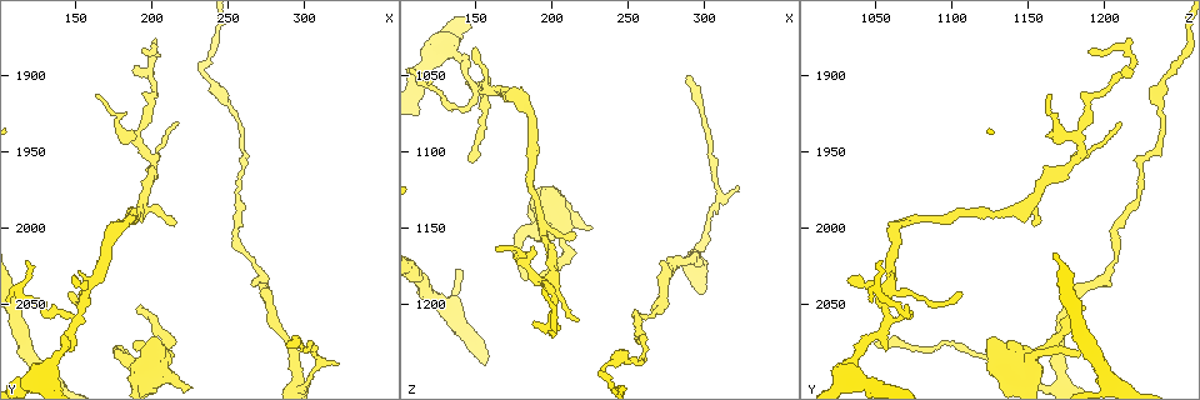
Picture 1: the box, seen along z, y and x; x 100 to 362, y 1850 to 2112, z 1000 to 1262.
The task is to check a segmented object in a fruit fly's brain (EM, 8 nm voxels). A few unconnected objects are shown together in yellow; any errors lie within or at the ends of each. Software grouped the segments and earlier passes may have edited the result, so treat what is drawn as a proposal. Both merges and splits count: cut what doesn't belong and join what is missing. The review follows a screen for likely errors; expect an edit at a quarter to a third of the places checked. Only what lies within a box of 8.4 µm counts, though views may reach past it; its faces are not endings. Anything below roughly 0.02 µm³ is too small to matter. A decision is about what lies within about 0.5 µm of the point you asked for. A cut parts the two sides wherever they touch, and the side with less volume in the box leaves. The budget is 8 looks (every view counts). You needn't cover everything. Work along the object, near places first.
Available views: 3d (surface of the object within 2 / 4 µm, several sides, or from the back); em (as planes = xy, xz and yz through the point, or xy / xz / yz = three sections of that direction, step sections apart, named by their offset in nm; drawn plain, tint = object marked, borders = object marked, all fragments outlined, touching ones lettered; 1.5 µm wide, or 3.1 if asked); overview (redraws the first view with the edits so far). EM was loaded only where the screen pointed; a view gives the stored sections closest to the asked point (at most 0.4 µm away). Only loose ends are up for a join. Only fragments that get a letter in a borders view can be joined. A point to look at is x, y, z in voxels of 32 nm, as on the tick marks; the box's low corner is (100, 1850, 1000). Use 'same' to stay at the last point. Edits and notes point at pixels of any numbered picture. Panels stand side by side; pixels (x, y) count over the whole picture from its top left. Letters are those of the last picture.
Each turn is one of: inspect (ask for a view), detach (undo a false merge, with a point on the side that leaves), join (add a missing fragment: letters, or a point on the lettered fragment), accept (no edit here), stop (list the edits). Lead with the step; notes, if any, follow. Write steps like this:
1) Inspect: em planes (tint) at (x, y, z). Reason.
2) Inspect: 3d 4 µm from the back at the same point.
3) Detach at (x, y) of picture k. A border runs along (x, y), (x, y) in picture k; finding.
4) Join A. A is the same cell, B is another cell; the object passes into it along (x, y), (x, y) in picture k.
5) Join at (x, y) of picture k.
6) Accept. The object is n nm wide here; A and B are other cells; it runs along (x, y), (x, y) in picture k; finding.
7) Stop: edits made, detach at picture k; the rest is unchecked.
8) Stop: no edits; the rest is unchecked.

Inspect: 3d 2 µm at (216, 1932, 1212). Thin end.

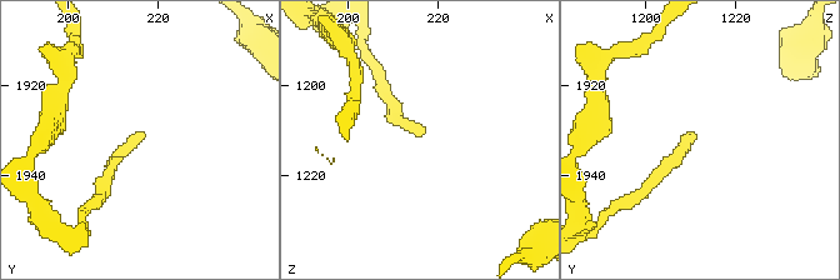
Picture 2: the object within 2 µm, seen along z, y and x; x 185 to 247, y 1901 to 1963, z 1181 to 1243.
Inspect: em yz step 4 (borders) at (216, 1930, 1211). Need the tissue.

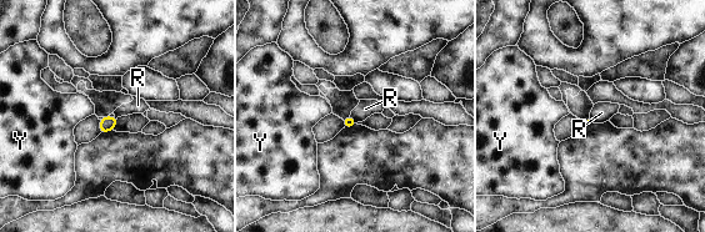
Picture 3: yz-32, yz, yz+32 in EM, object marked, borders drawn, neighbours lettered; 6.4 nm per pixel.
Accept. The longest contact is with R, 70 nm; R and Y are other cells; none of them fits.

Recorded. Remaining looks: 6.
Inspect: em planes (borders) at (182, 2082, 1182). Free end.

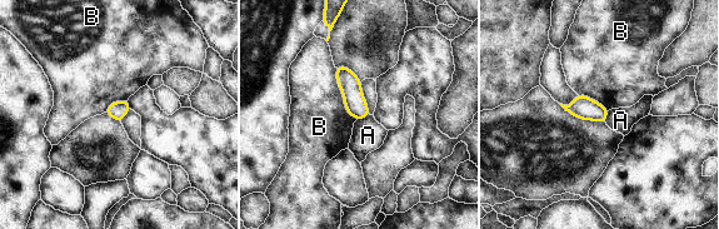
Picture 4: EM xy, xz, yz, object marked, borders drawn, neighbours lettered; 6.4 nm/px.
Accept. The object is 110 nm wide here; A and B are other cells; a border runs along (335, 68), (345, 109), (356, 119) in picture 4; no lettered fragment goes on from it.

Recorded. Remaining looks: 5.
Inspect: em xy step 8 (plain) at (288, 2074, 1050). End of a long branch.

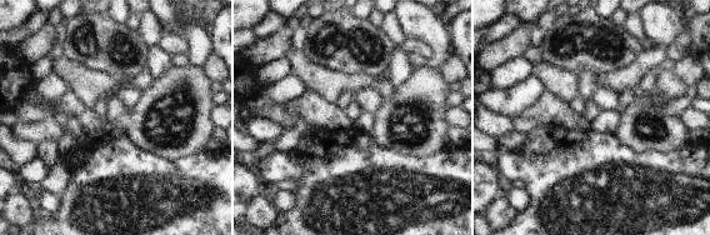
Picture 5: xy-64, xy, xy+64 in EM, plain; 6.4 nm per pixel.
Inspect: em xy step 8 (borders) at the same point.

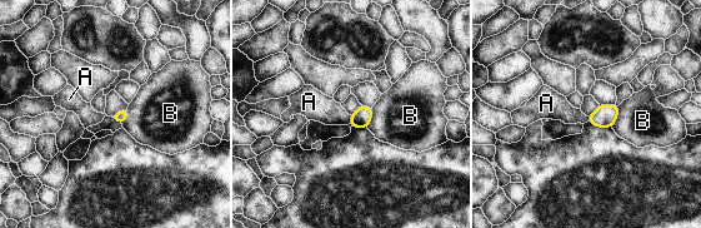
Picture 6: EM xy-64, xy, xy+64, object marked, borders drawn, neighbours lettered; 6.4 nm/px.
Accept. A and B are other cells; no lettered fragment goes on from it.

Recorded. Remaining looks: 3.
Stop: no edits; the rest is unchecked.

